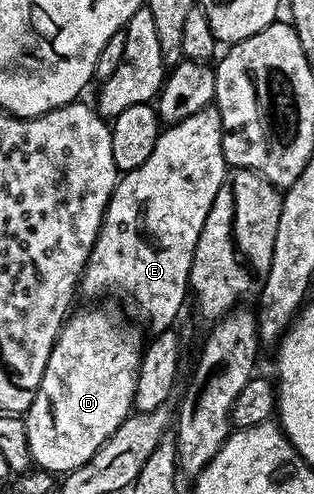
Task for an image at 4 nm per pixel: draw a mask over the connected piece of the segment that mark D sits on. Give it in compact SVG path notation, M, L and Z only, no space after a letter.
M94 308L91 312L76 312L77 311L63 323L60 334L54 340L52 350L48 354L48 362L44 366L44 374L40 378L40 386L38 387L36 398L32 402L32 406L26 413L24 413L30 459L39 469L41 469L41 471L49 472L51 474L65 474L73 470L76 466L88 462L88 458L92 458L92 454L96 454L96 450L100 450L100 446L104 446L106 439L124 423L127 416L131 415L134 407L136 378L138 377L138 371L140 370L140 364L142 362L144 336L142 340L142 332L136 325L125 324L125 322L122 321L121 314L113 312L110 308Z

